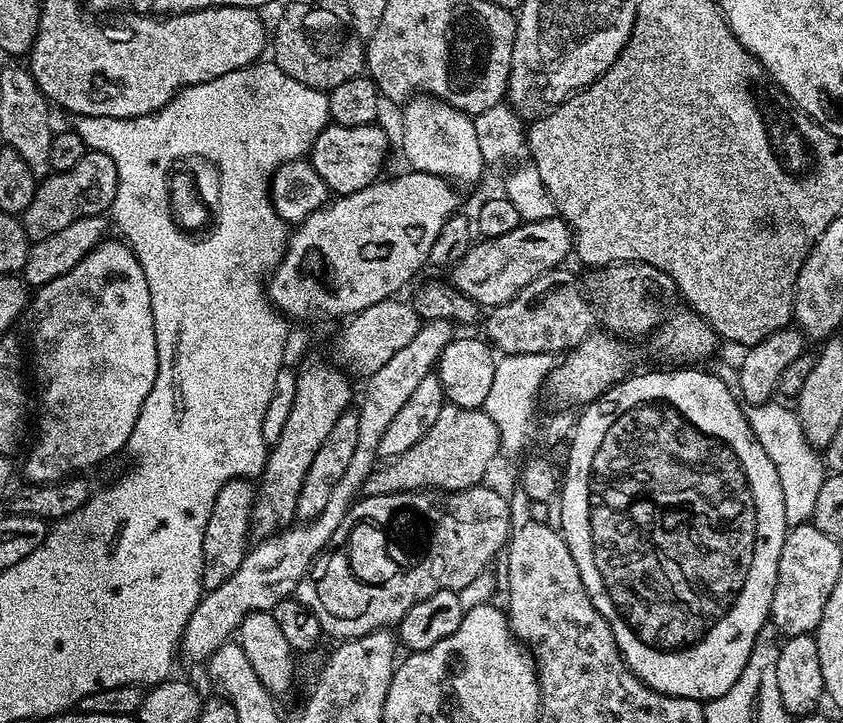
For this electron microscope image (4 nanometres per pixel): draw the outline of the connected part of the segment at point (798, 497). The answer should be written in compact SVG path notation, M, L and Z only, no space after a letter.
M776 403L751 405L746 412L748 425L750 430L754 430L754 438L762 442L768 463L778 470L778 482L782 482L782 503L786 506L786 522L790 526L807 524L818 502L818 490L822 490L822 482L826 479L826 464L821 457L820 460L816 457L819 456L817 449L808 443L795 411Z

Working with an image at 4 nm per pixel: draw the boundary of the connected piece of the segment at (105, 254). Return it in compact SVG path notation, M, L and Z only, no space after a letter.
M105 239L96 245L96 249L74 270L54 278L48 284L39 285L38 292L48 305L40 312L36 320L36 329L32 332L32 356L36 359L36 380L40 383L40 437L24 464L24 472L27 479L34 484L47 484L60 482L65 479L64 472L80 474L83 468L92 468L95 464L103 462L107 456L112 456L116 451L127 445L130 434L134 430L134 422L138 422L138 414L142 410L142 402L146 402L146 394L150 394L150 386L154 386L154 378L158 370L158 350L156 349L156 335L154 334L154 318L150 306L150 286L146 282L146 274L142 274L142 266L138 262L135 252L128 247L127 243L119 239Z

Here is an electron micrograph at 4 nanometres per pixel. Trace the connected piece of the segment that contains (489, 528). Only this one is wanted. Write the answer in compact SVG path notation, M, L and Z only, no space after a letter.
M477 486L474 488L464 488L460 492L455 493L456 495L456 504L454 504L454 512L456 512L456 516L458 516L458 520L462 520L462 528L464 528L464 534L460 536L460 538L450 538L450 540L438 540L440 544L436 544L436 570L430 570L430 572L414 572L414 574L410 574L410 576L404 576L402 578L402 604L386 604L386 600L390 598L390 600L394 600L396 596L394 596L394 584L390 584L390 586L386 586L386 590L380 590L380 583L375 579L371 578L359 572L357 567L358 561L352 558L352 544L354 542L354 526L356 526L356 518L360 518L362 516L362 520L364 518L368 518L368 520L384 520L394 508L398 508L400 506L400 492L391 492L388 496L364 496L363 498L357 499L352 507L349 509L345 517L342 519L341 525L338 526L337 530L334 531L333 536L330 538L326 550L320 551L317 553L315 559L312 564L308 568L308 572L305 573L303 578L298 582L296 589L294 591L295 599L302 601L308 607L309 610L314 614L314 618L318 618L318 622L320 623L321 629L325 633L328 632L332 636L337 636L335 639L337 641L343 642L346 640L353 640L354 638L358 638L359 636L365 636L366 634L370 634L371 632L379 632L381 630L391 629L393 626L399 625L400 620L406 614L406 610L410 610L410 606L414 606L418 602L422 602L422 598L430 598L430 594L438 594L438 590L442 590L445 588L446 590L454 590L455 592L459 592L460 589L465 588L466 586L470 586L470 582L474 582L474 578L478 578L478 574L482 574L489 567L488 563L491 562L492 559L495 558L496 555L501 555L502 549L508 543L508 534L510 531L510 525L508 523L508 519L510 518L510 510L508 509L508 496L505 493L495 492L492 488L484 488L485 486Z

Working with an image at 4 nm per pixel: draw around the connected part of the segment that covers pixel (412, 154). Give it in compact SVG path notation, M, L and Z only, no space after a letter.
M427 94L413 95L403 108L404 156L415 171L441 176L457 185L472 184L483 174L486 161L478 144L474 119L467 112L459 112L445 100Z

